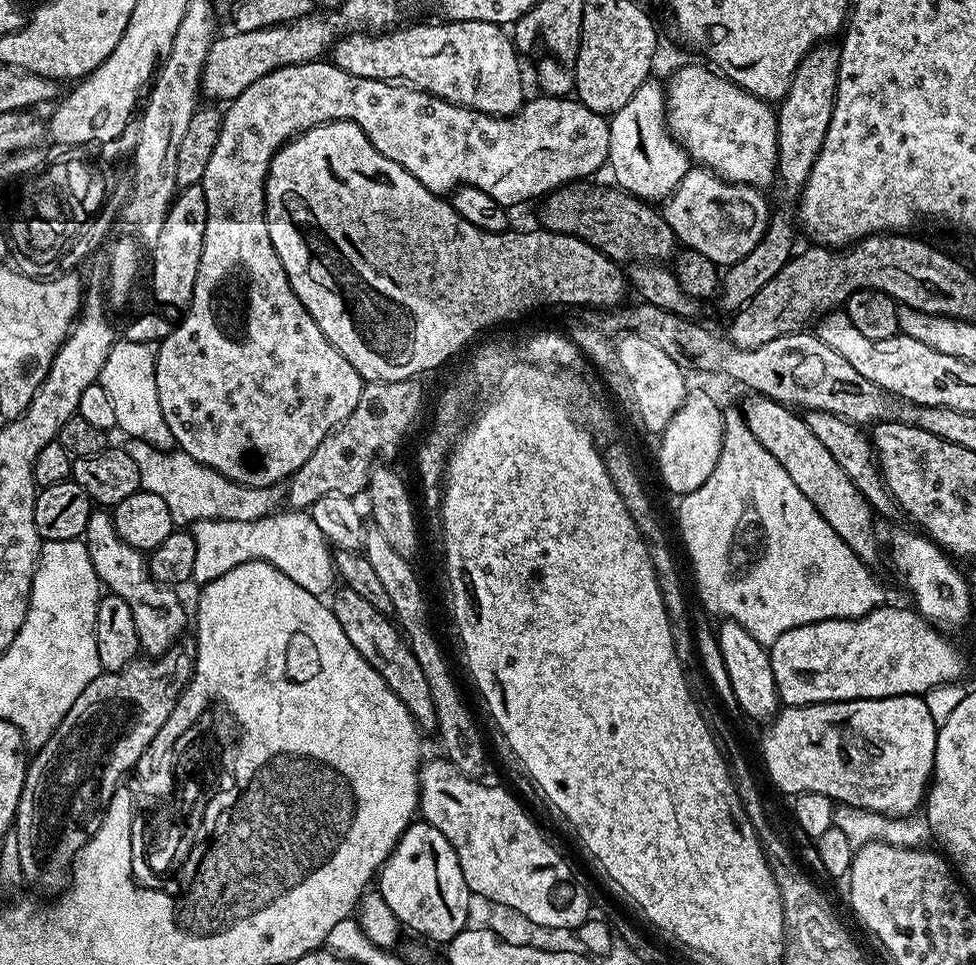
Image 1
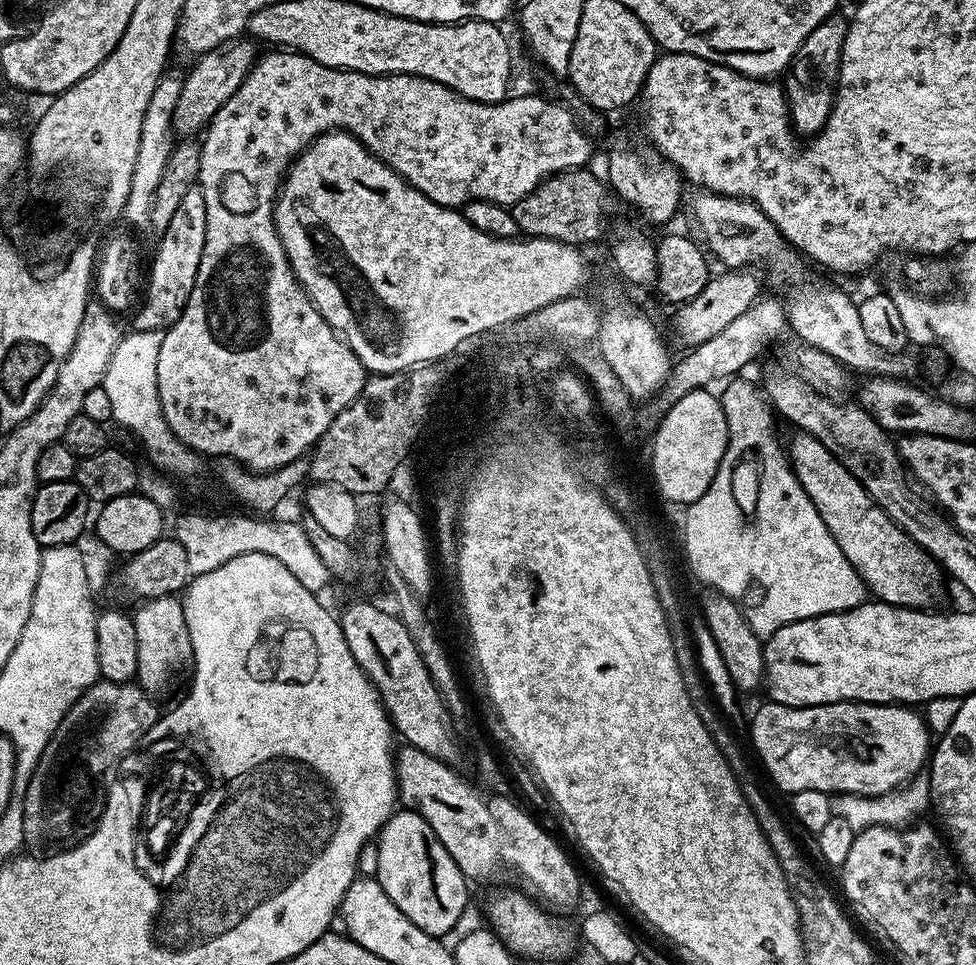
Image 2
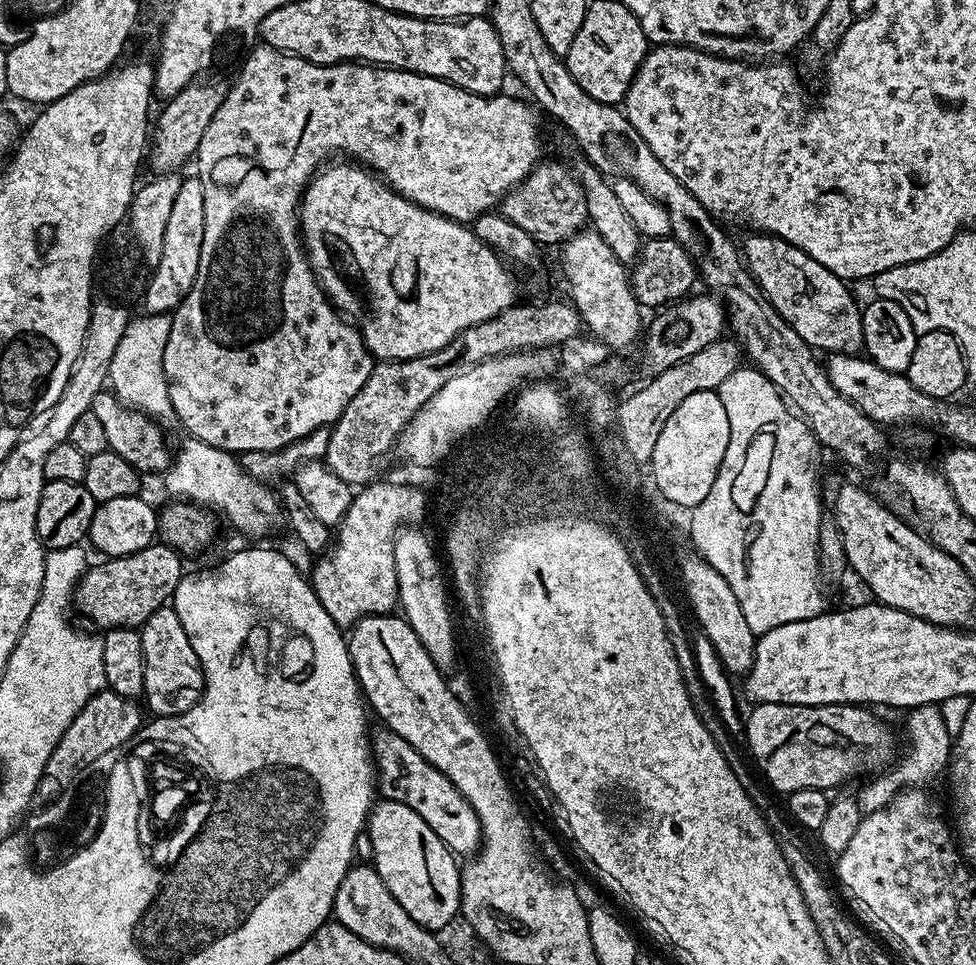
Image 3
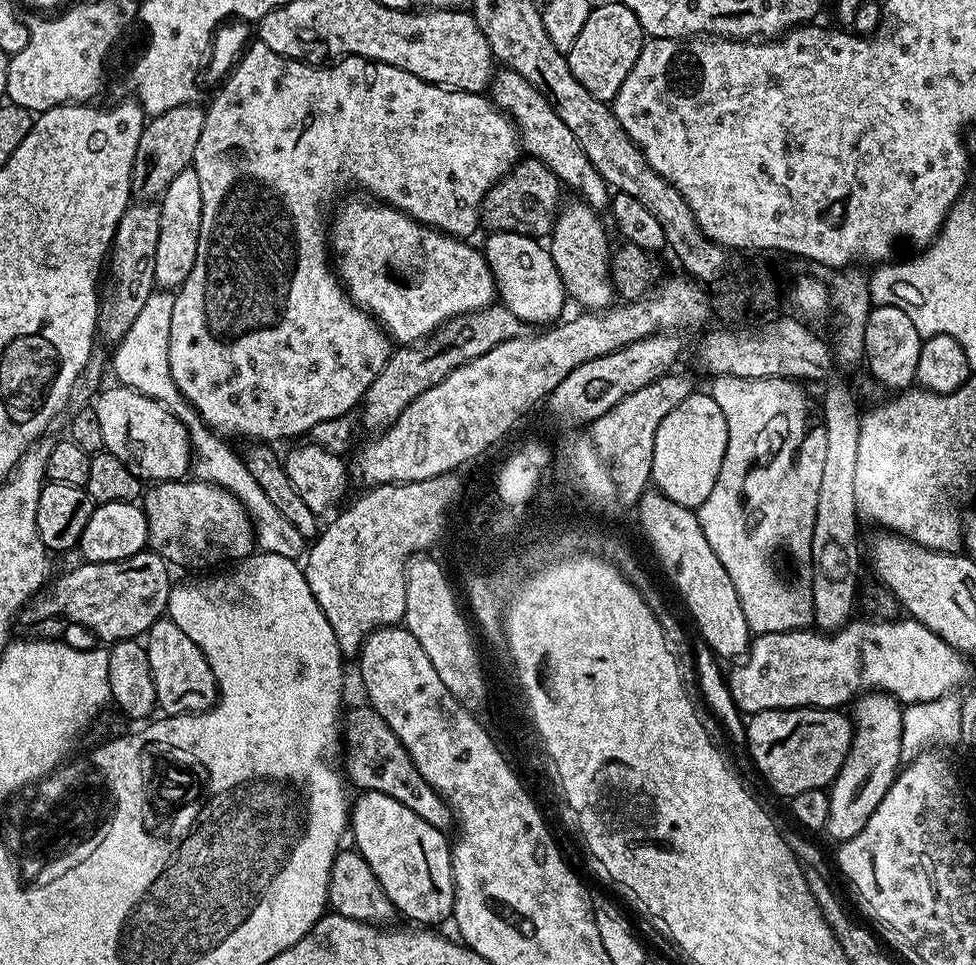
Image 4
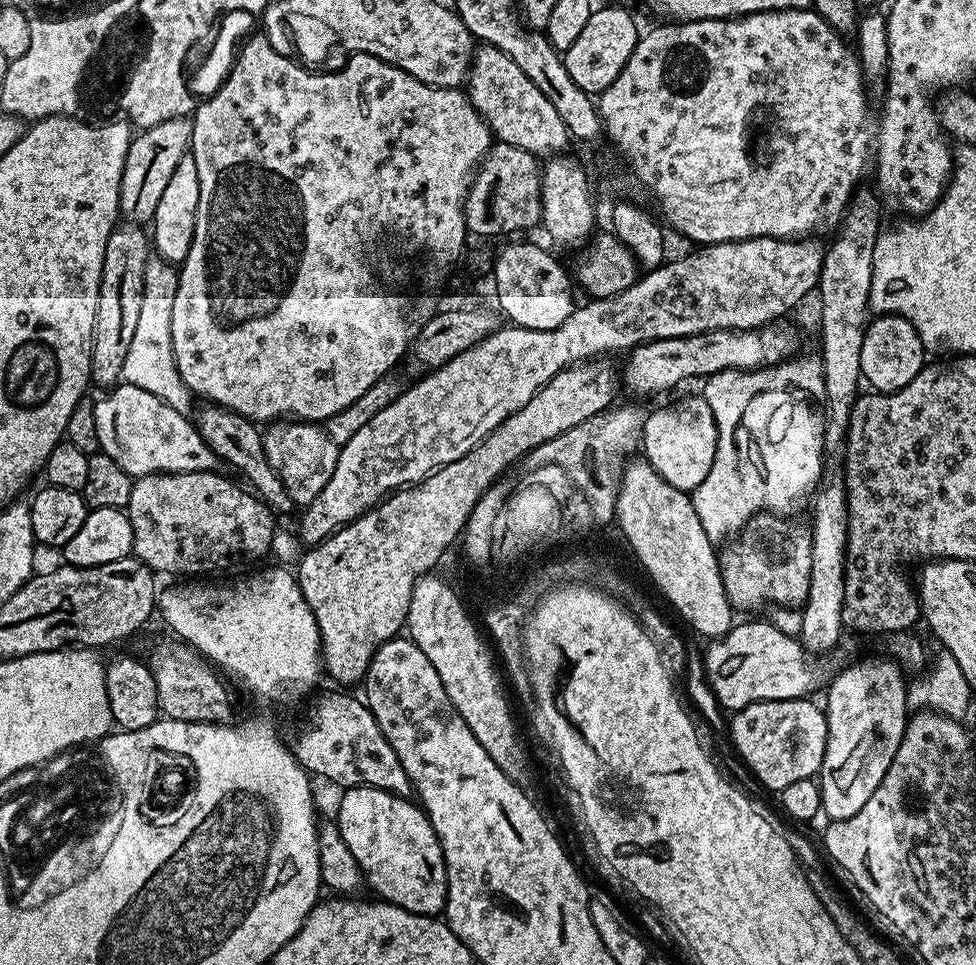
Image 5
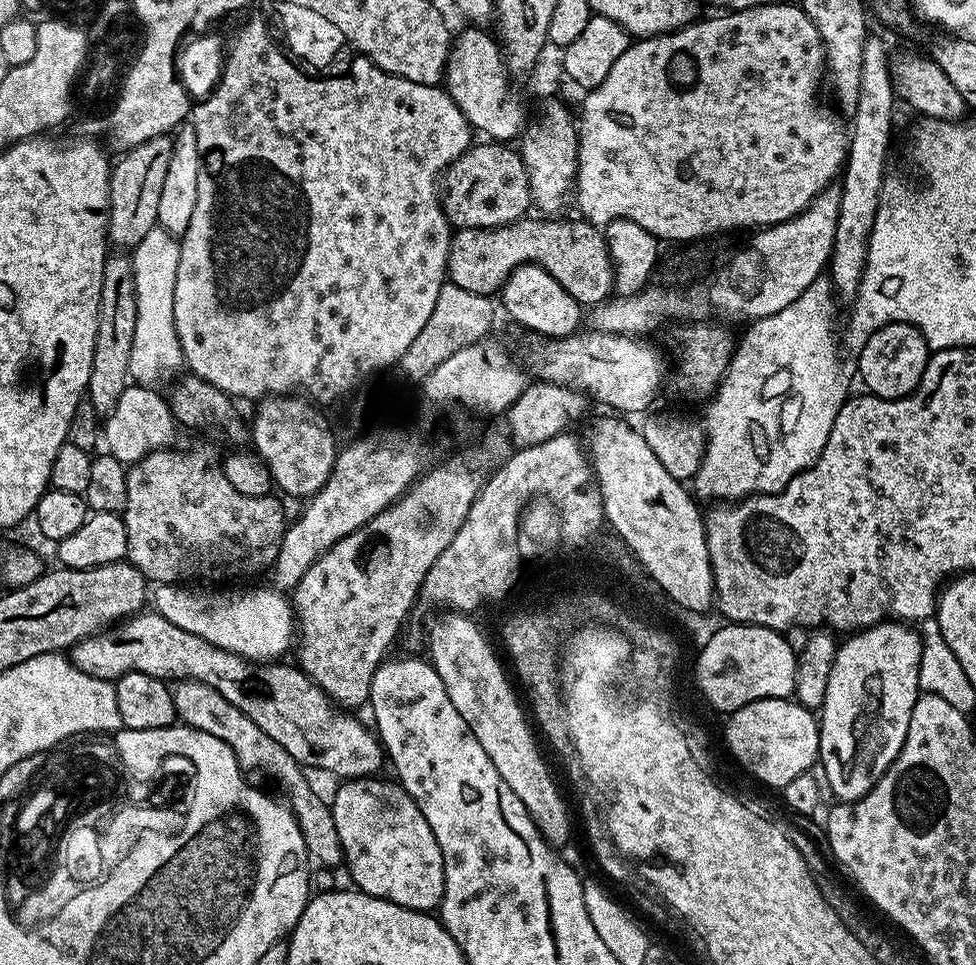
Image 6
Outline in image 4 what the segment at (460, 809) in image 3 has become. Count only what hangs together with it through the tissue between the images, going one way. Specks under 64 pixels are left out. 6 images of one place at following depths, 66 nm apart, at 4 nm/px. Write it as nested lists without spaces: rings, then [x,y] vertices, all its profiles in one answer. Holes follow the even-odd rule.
[[[371,706],[356,708],[346,716],[346,748],[348,744],[348,761],[343,771],[349,785],[357,784],[357,789],[365,792],[381,792],[398,802],[402,806],[410,806],[418,818],[430,822],[430,826],[441,830],[453,827],[454,817],[448,808],[448,803],[418,774],[418,766],[406,754],[406,746],[398,742],[398,734],[386,726],[386,722]],[[348,771],[348,776],[347,772]],[[352,783],[352,784],[351,784]]]

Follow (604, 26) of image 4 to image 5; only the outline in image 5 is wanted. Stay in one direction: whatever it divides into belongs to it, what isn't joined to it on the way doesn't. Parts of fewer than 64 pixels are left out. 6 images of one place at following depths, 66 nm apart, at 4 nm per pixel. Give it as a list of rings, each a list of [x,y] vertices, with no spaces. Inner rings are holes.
[[[597,7],[590,14],[590,22],[586,22],[582,34],[578,34],[574,46],[562,53],[570,78],[574,78],[574,82],[578,82],[580,89],[586,93],[604,92],[610,86],[610,82],[618,78],[630,54],[634,54],[634,46],[641,35],[641,29],[636,29],[635,18],[626,9]]]

